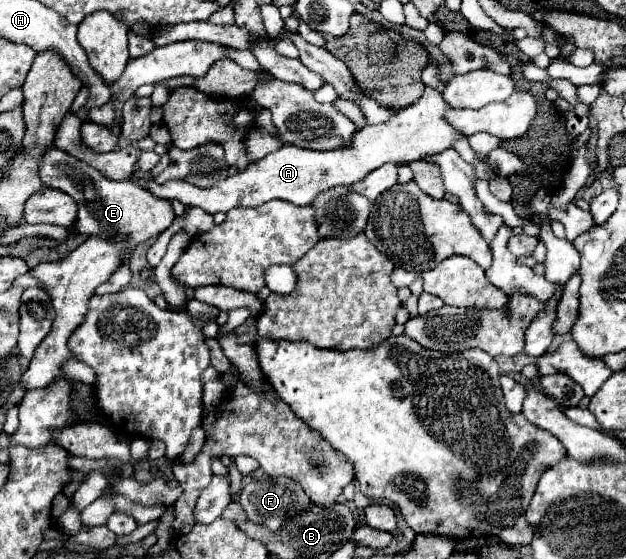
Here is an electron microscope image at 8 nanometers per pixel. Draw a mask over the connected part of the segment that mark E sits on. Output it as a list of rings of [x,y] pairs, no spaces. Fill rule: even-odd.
[[[57,148],[47,150],[43,158],[43,166],[39,170],[39,176],[45,186],[57,188],[65,194],[69,194],[77,206],[79,216],[73,228],[79,234],[87,236],[101,236],[109,242],[127,242],[129,246],[139,246],[147,242],[153,236],[159,236],[165,232],[171,222],[175,220],[175,212],[167,200],[155,198],[147,190],[139,188],[137,184],[129,180],[107,180],[101,172],[91,168],[89,164],[69,156],[67,152],[61,152]]]

